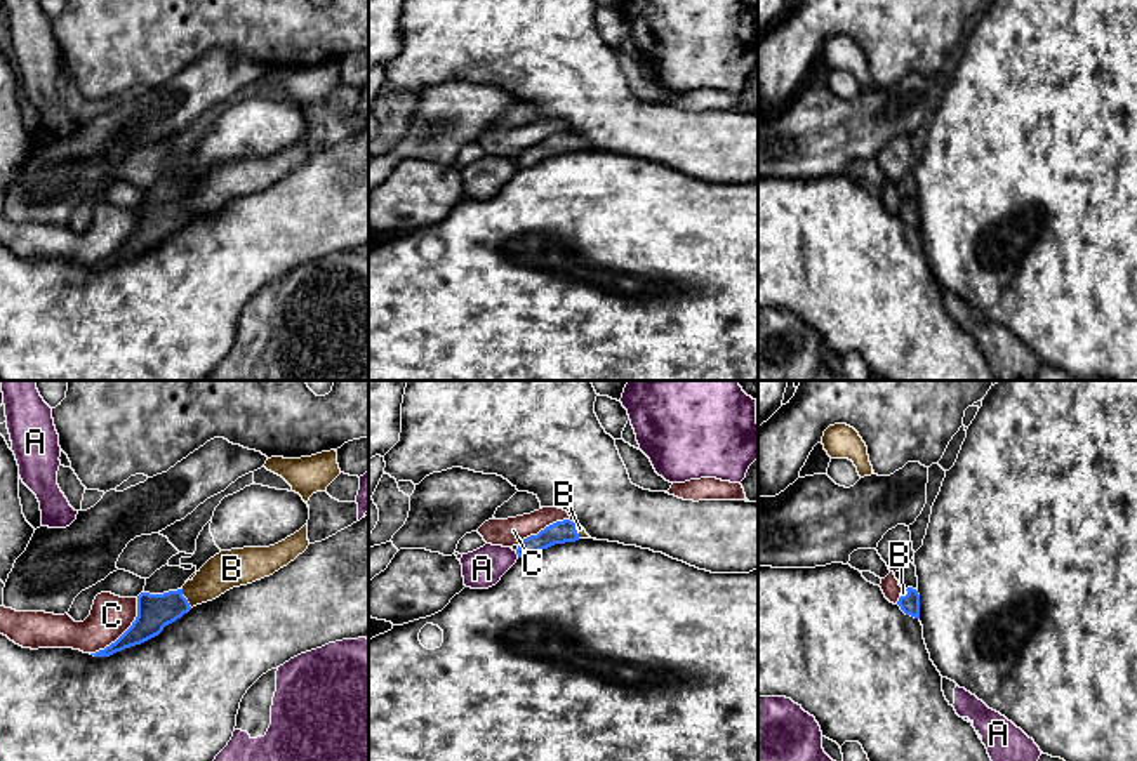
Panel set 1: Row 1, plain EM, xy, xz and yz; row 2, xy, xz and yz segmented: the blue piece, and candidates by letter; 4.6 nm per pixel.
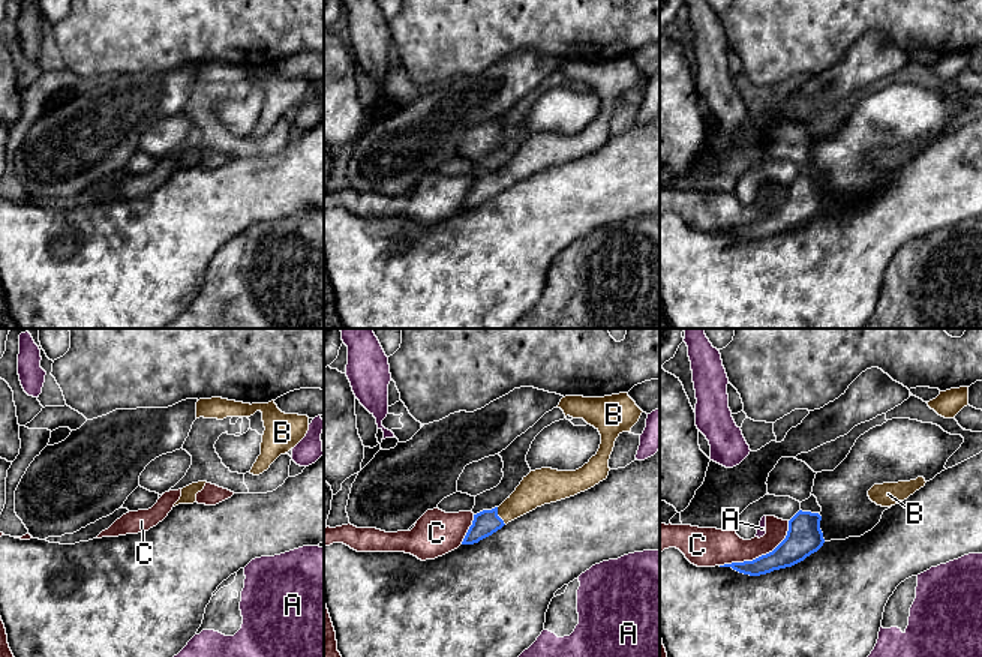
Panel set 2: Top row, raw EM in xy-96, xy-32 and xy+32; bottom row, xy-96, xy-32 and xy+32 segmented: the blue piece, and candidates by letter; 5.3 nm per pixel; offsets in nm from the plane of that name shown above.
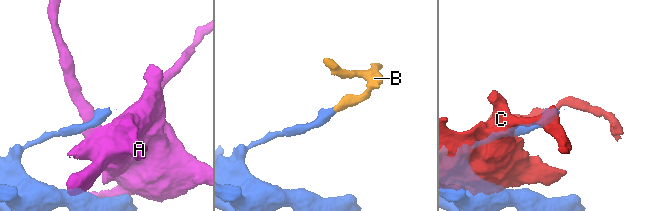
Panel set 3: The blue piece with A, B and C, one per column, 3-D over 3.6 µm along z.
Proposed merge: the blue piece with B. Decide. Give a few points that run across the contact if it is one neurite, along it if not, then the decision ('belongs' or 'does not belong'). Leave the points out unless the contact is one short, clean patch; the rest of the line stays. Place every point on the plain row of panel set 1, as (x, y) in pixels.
line xy (153, 221), (166, 219), (185, 209), (230, 179); belongs

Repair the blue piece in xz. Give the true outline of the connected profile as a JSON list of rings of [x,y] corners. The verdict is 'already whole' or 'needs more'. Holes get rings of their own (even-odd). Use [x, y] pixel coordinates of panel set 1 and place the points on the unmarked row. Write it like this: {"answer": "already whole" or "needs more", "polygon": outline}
{"answer": "needs more", "polygon": [[[570,130],[556,132],[537,146],[530,146],[518,155],[518,169],[532,167],[542,160],[548,160],[555,155],[575,153],[579,149],[591,149],[581,136],[575,136]]]}

